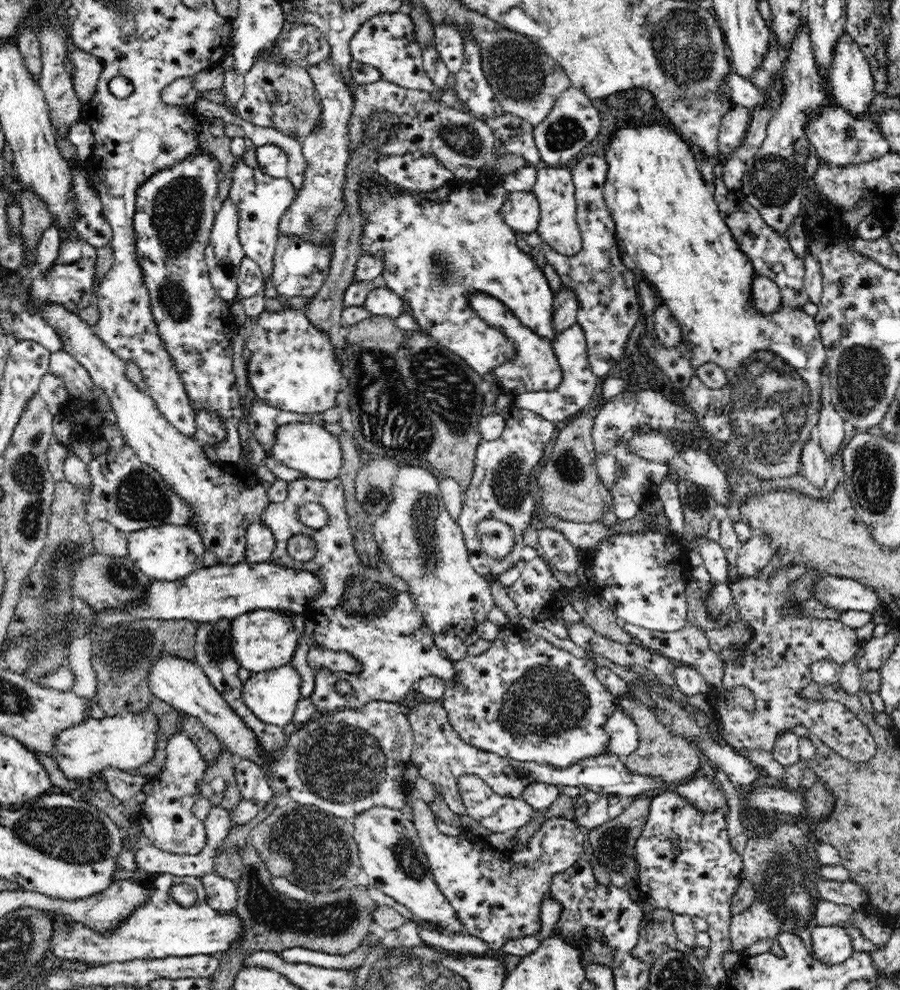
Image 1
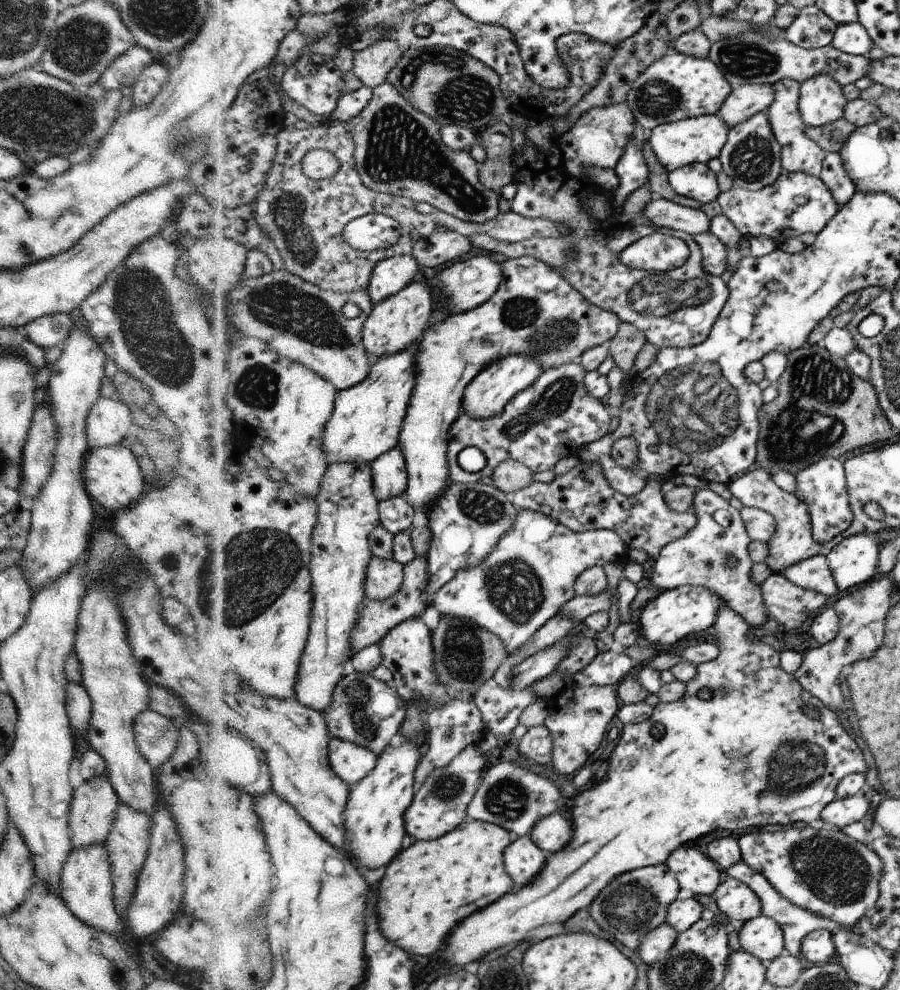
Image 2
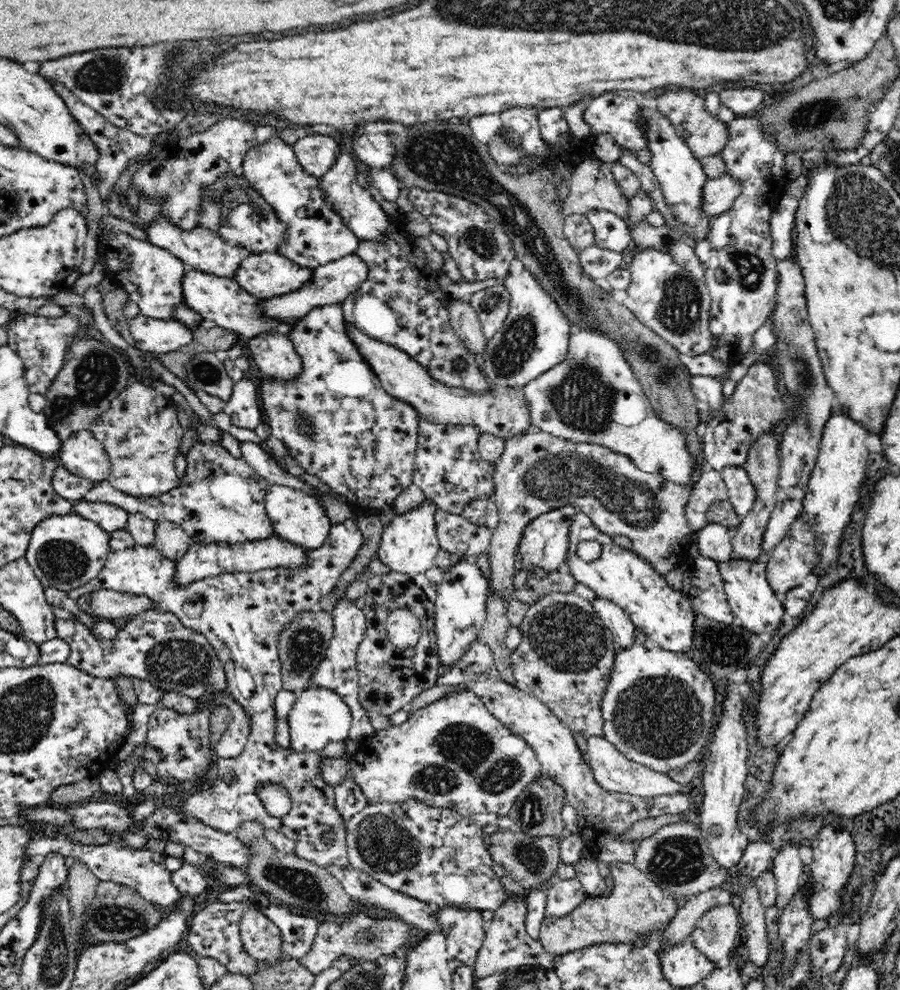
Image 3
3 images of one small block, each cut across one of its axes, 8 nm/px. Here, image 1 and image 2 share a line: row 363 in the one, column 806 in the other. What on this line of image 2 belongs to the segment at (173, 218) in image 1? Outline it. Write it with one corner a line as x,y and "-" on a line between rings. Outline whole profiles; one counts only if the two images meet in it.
782,172
772,184
758,191
733,186
718,196
722,214
741,232
742,238
766,236
781,248
785,241
805,233
818,235
837,215
841,206
824,180
802,172

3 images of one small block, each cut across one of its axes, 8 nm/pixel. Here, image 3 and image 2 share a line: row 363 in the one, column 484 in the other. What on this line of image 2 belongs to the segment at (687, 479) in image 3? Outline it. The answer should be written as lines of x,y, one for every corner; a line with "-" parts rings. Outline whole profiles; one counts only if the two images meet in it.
524,510
519,512
515,526
483,564
458,574
454,581
438,592
432,606
442,617
445,615
472,620
477,626
492,631
503,641
509,654
513,654
542,629
550,618
560,614
562,606
576,597
576,583
582,573
593,567
603,568
609,563
622,564
626,559
628,546
616,531
591,529
578,533
544,514

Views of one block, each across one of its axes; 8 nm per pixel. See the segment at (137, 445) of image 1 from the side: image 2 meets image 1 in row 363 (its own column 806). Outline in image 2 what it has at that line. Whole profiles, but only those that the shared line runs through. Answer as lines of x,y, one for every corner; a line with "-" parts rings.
828,73
808,78
800,87
801,118
809,127
822,127
843,118
848,104
843,87

